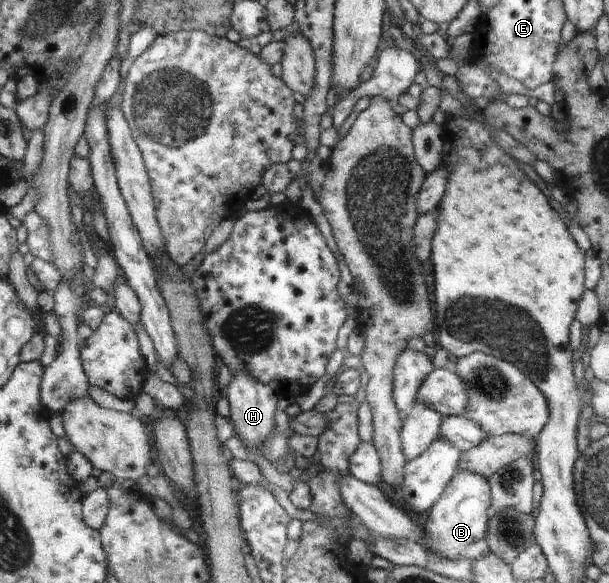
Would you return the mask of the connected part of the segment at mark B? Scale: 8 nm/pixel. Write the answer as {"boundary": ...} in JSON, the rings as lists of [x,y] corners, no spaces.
{"boundary":[[[457,473],[441,499],[430,509],[428,520],[423,525],[429,537],[427,543],[421,545],[451,561],[459,557],[479,559],[486,539],[490,503],[490,486],[486,478],[475,473]]]}

